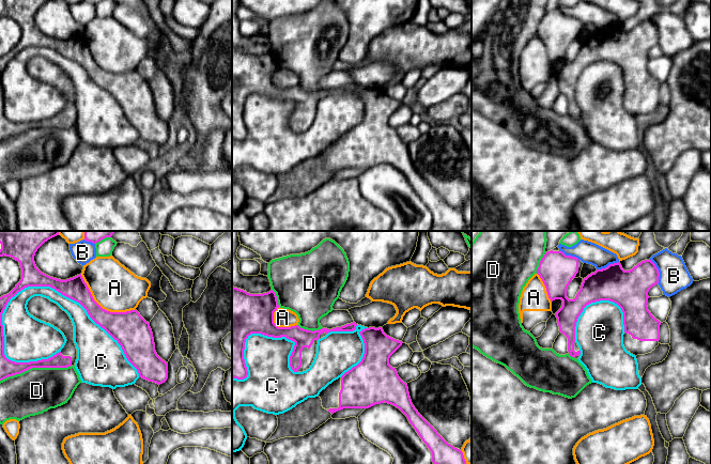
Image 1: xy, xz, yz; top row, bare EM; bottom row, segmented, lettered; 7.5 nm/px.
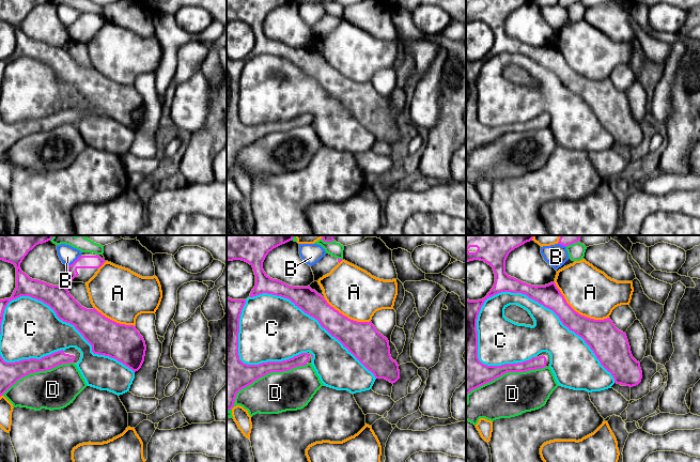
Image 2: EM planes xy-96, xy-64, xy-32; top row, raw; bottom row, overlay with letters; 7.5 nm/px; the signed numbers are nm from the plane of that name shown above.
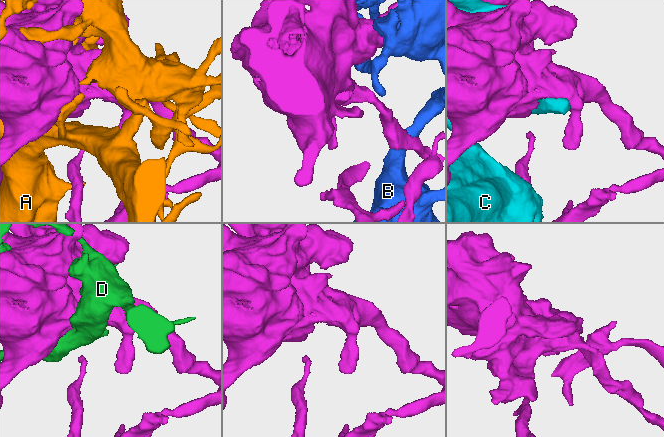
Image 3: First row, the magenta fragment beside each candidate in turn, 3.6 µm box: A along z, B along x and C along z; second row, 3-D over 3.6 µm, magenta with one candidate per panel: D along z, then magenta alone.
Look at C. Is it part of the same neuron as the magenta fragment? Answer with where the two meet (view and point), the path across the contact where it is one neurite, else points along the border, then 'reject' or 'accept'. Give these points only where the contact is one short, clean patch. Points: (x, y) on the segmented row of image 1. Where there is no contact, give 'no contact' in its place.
contact xy (80, 304); reject

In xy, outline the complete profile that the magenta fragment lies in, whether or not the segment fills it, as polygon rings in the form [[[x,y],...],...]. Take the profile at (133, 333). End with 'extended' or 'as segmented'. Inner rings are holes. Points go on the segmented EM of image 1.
[[[0,231],[0,257],[13,258],[19,262],[21,268],[20,281],[9,294],[0,297],[0,381],[31,368],[75,366],[77,349],[72,320],[57,304],[42,296],[34,296],[28,301],[28,311],[34,318],[60,329],[67,340],[64,347],[48,359],[30,362],[15,362],[4,355],[2,313],[10,299],[28,287],[50,287],[79,303],[90,318],[118,341],[127,360],[137,369],[139,377],[158,385],[165,383],[168,378],[168,364],[155,351],[150,323],[136,309],[126,312],[107,311],[94,300],[81,274],[61,280],[36,267],[35,252],[45,242],[57,235],[59,231]]]; extended

